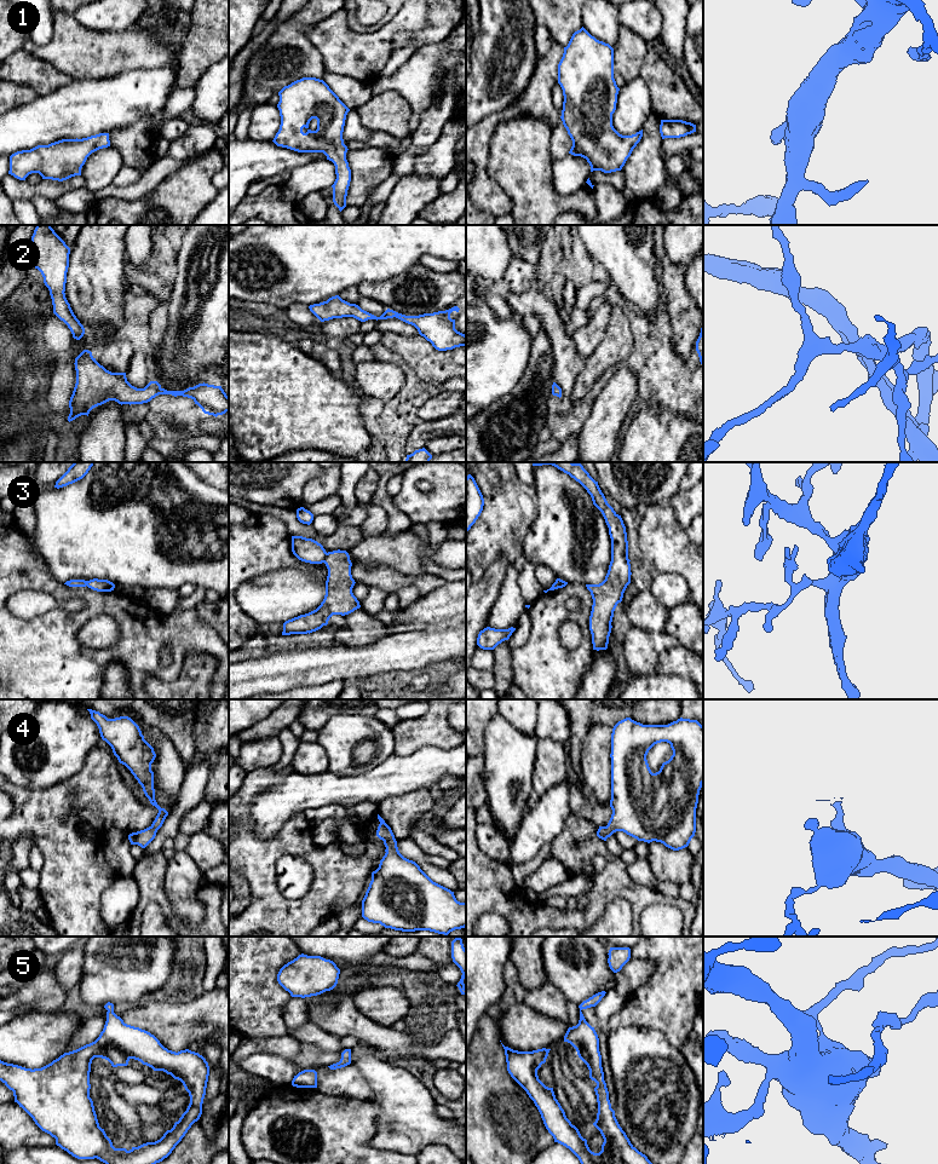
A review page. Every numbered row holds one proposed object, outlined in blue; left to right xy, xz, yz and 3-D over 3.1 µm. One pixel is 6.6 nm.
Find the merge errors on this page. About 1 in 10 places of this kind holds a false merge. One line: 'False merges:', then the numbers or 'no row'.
False merges: 3

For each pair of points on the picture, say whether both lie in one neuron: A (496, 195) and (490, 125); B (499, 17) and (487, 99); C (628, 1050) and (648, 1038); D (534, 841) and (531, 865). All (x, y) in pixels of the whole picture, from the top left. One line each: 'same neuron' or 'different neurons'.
A: same neuron
B: same neuron
C: same neuron
D: different neurons

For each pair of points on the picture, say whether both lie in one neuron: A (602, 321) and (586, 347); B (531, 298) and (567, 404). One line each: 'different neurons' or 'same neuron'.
A: same neuron
B: same neuron

